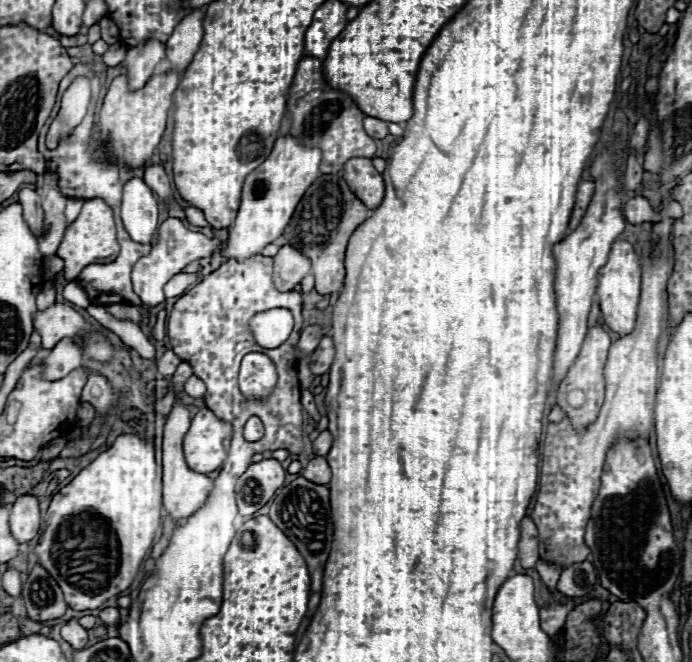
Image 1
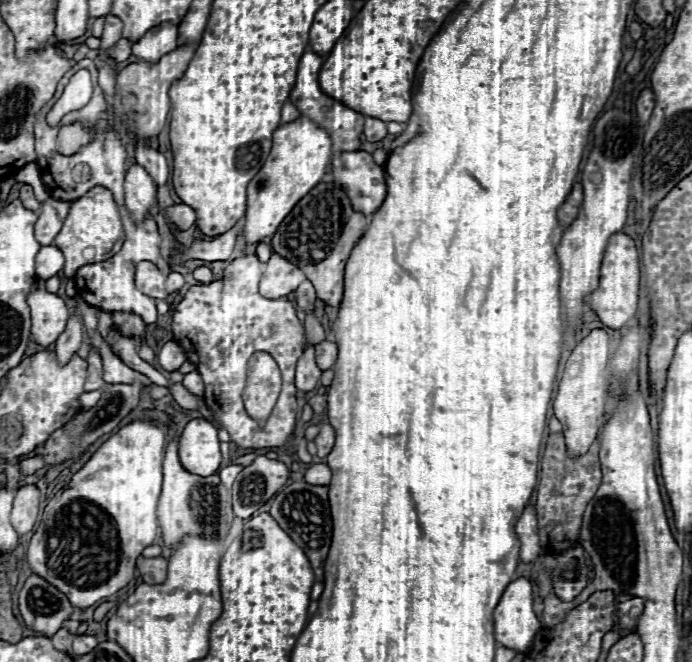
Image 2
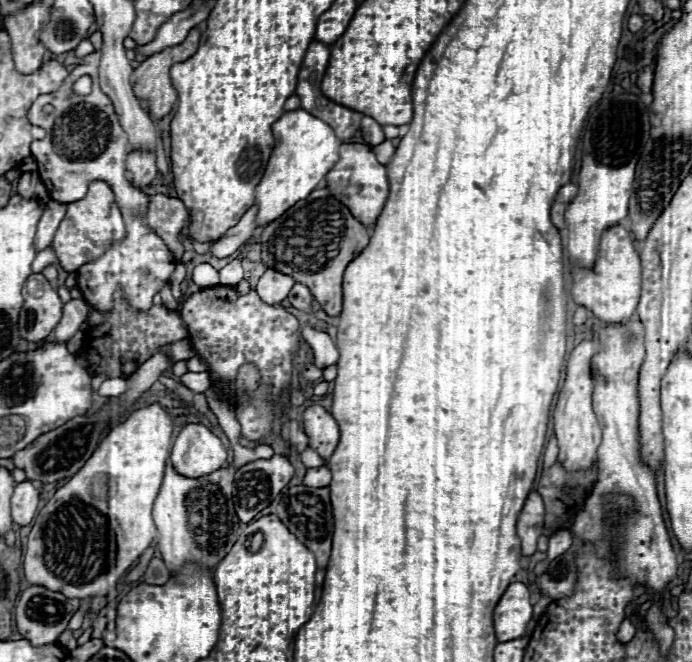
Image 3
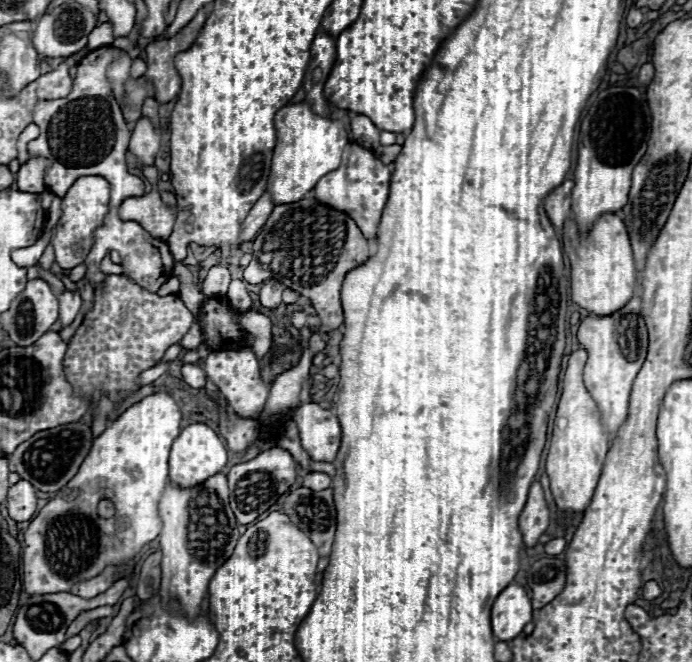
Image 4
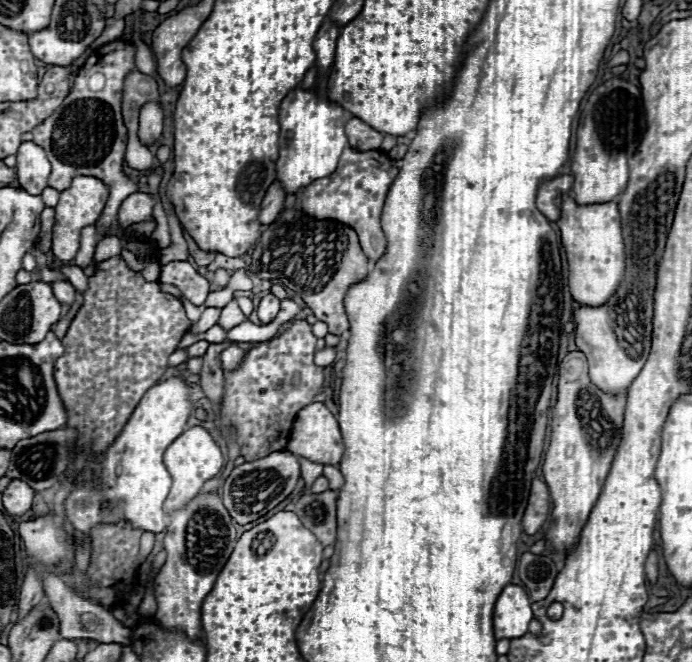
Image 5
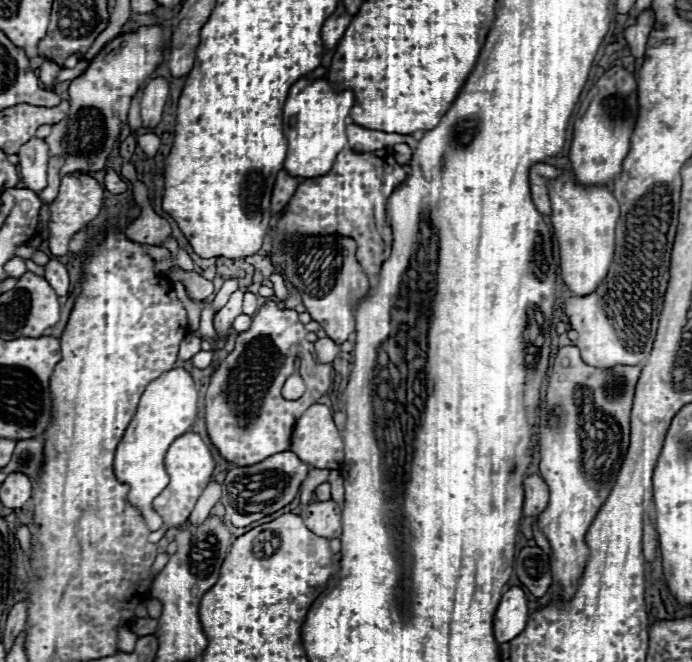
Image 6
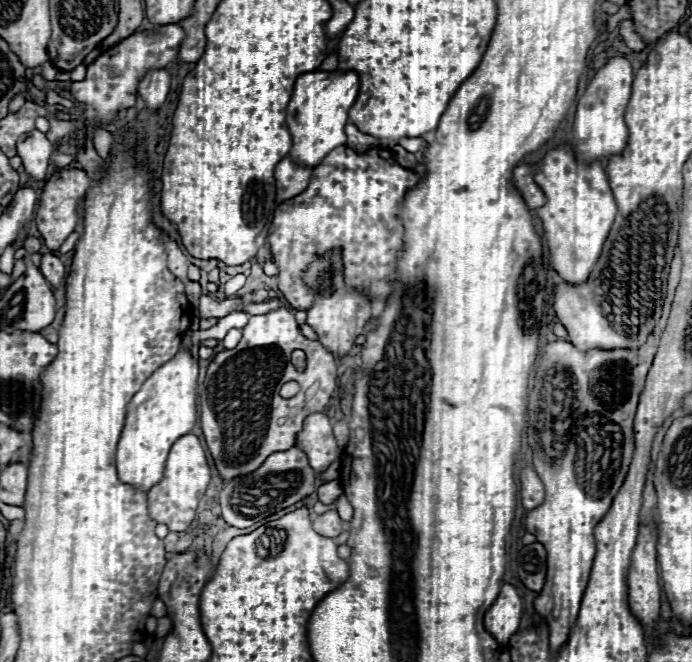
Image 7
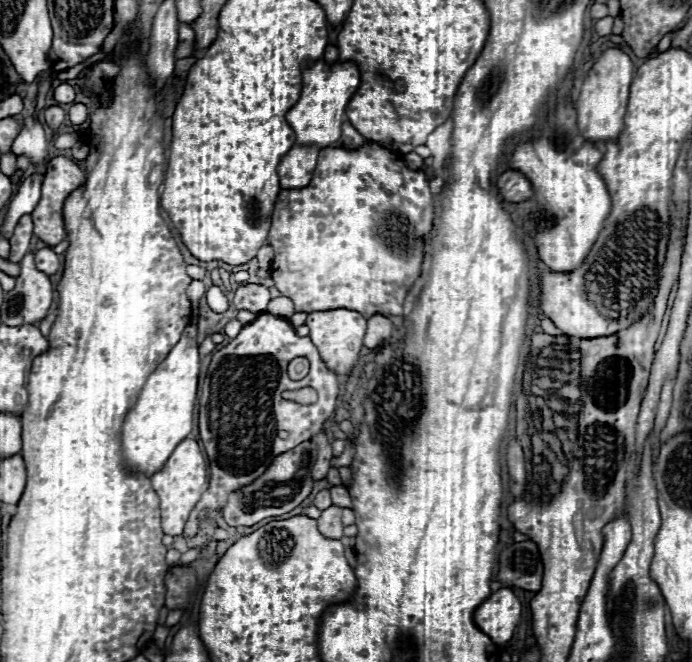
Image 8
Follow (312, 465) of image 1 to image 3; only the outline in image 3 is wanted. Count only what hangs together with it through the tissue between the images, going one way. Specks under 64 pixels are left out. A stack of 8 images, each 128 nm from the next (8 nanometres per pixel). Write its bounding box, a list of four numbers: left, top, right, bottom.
[304,466,330,486]

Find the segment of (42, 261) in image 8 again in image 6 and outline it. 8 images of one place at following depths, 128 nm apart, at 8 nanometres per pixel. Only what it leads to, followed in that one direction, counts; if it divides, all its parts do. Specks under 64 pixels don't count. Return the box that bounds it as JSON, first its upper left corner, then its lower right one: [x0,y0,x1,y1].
[44,260,70,296]

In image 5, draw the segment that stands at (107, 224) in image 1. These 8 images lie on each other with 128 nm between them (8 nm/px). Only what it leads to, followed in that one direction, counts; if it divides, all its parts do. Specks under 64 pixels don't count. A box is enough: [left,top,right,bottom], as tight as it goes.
[52,176,108,262]

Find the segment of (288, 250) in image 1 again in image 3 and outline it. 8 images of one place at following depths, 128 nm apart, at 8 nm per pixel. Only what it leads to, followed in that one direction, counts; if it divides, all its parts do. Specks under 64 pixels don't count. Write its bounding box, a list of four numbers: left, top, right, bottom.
[256,270,294,304]

